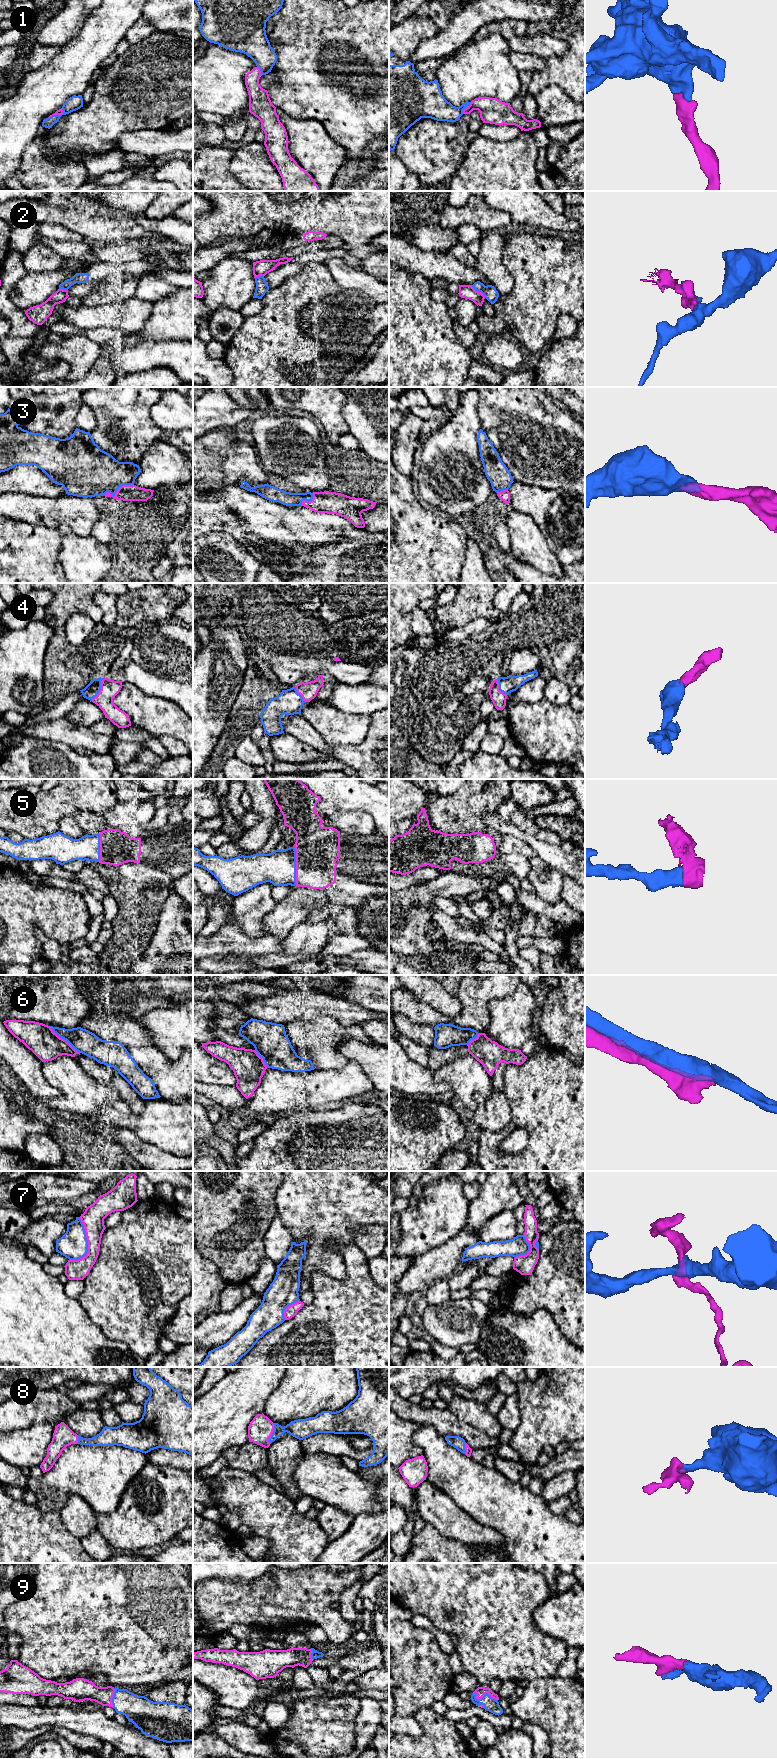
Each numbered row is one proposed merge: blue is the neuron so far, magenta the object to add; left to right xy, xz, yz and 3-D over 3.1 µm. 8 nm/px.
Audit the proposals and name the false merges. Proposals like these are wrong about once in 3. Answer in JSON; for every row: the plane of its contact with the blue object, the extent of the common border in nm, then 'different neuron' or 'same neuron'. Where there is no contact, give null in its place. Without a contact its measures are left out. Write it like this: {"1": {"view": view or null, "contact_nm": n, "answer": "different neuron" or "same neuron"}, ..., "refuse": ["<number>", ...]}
{"1": {"view": "yz", "contact_nm": 120, "answer": "same neuron"}, "2": {"view": "yz", "contact_nm": 160, "answer": "different neuron"}, "3": {"view": "xy", "contact_nm": 200, "answer": "same neuron"}, "4": {"view": "xy", "contact_nm": 220, "answer": "same neuron"}, "5": {"view": "xz", "contact_nm": 320, "answer": "same neuron"}, "6": {"view": "xy", "contact_nm": 340, "answer": "different neuron"}, "7": {"view": "xy", "contact_nm": 360, "answer": "different neuron"}, "8": {"view": "xz", "contact_nm": 170, "answer": "same neuron"}, "9": {"view": "yz", "contact_nm": 220, "answer": "same neuron"}, "refuse": ["2", "6", "7"]}

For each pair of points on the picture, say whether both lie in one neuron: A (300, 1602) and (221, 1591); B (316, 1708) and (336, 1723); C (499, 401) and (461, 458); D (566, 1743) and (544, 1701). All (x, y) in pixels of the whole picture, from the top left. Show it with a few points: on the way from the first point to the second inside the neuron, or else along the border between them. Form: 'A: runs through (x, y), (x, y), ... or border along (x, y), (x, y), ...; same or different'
A: runs through (280, 1602), (241, 1602); same
B: runs through (321, 1713), (331, 1723); same
C: border along (476, 405), (481, 428); different
D: runs through (566, 1733), (566, 1723), (554, 1711); same

